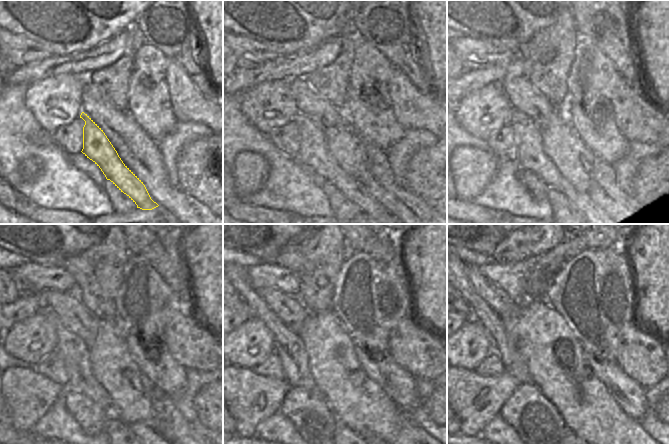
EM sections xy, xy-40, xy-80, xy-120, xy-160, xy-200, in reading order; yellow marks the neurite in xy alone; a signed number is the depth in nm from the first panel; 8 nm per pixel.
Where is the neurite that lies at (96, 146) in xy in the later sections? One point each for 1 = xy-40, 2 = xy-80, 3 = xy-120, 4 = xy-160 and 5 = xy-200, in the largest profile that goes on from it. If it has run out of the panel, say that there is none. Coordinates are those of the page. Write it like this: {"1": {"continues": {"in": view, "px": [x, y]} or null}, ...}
{"1": {"continues": {"in": "xy-40", "px": [313, 152]}}, "2": {"continues": {"in": "xy-80", "px": [530, 155]}}, "3": {"continues": {"in": "xy-120", "px": [75, 353]}}, "4": {"continues": {"in": "xy-160", "px": [287, 345]}}, "5": {"continues": {"in": "xy-200", "px": [515, 366]}}}

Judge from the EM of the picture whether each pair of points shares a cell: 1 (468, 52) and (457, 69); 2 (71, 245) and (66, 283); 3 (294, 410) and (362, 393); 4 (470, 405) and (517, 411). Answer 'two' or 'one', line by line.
1: two
2: two
3: two
4: two

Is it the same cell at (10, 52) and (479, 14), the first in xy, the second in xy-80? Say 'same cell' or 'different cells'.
different cells

